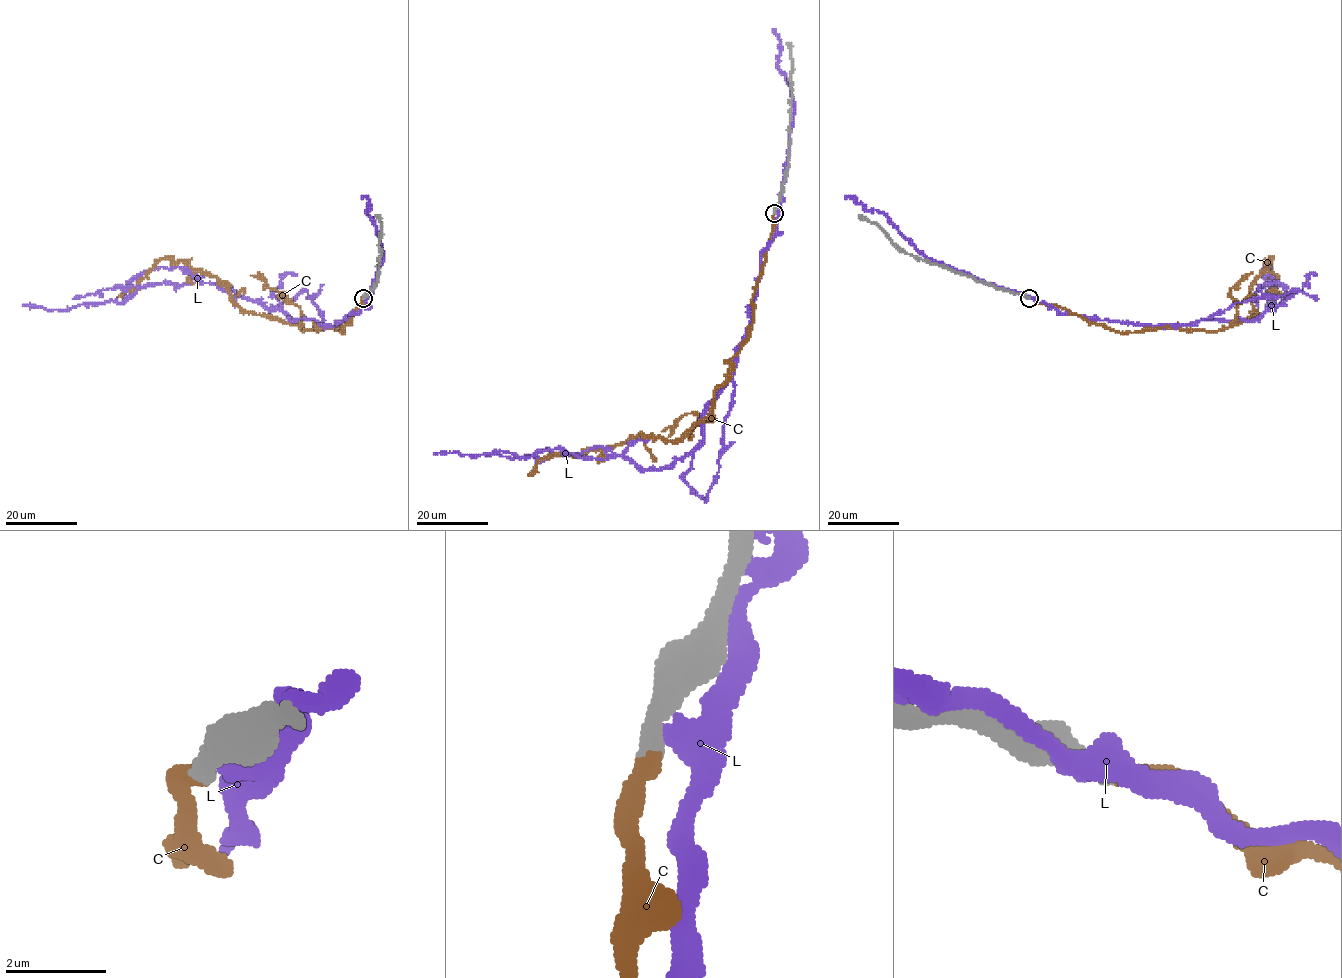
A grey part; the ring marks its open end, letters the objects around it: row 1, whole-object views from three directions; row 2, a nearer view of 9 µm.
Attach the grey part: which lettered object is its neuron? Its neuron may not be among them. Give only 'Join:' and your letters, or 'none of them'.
Join: C

